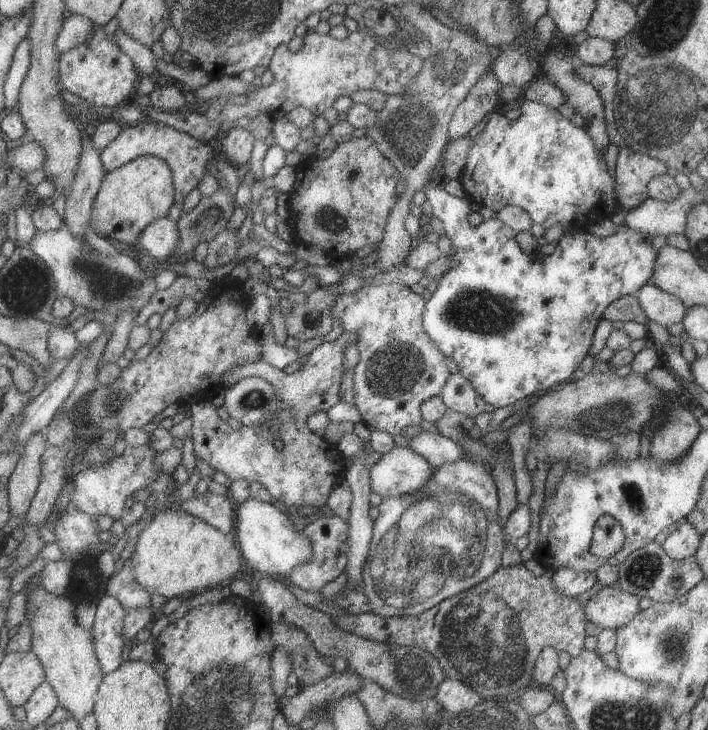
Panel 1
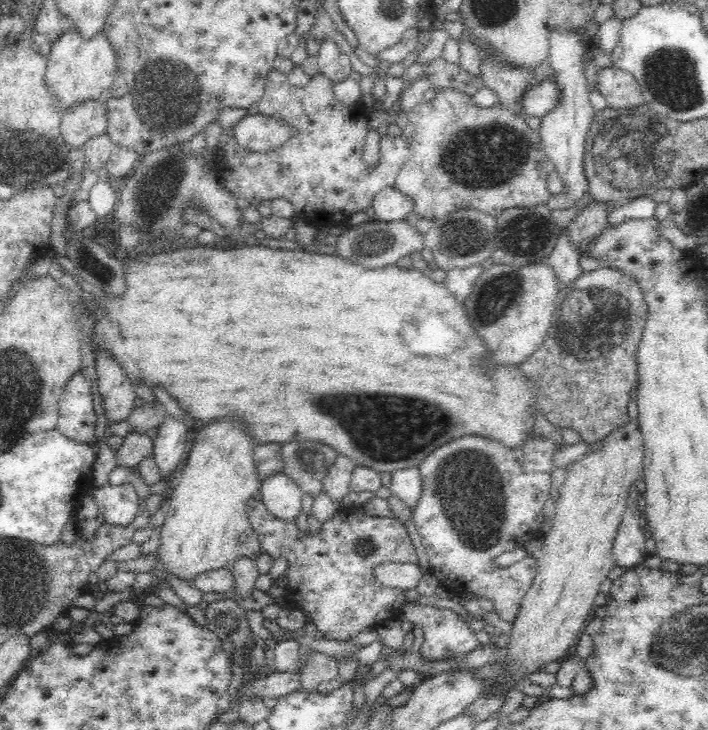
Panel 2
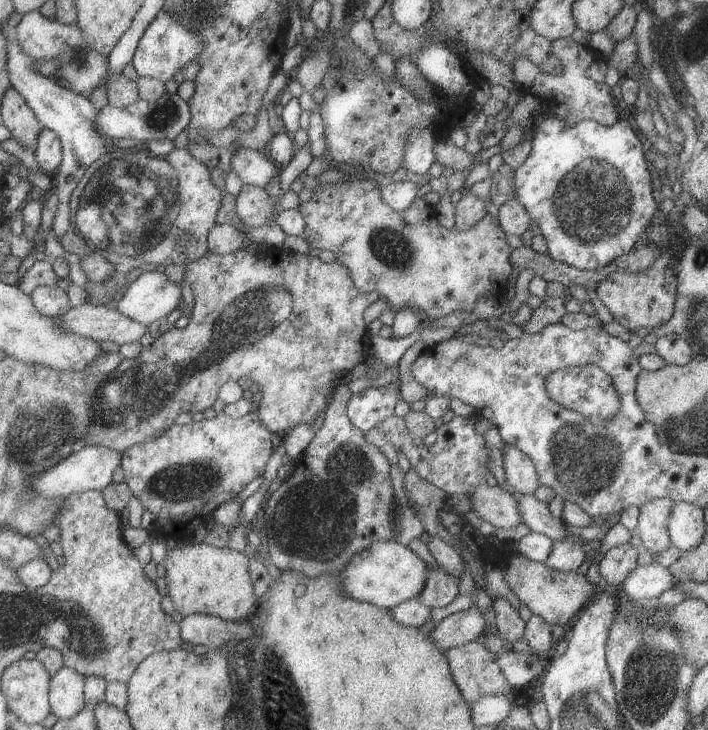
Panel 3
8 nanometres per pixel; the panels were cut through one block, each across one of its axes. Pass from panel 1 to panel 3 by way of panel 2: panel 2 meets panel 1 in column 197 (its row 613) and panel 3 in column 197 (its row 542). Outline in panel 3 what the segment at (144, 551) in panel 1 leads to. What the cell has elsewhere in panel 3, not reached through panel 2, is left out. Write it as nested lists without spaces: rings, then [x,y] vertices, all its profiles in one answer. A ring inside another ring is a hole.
[[[181,541],[175,547],[166,548],[161,564],[165,569],[163,579],[174,610],[183,617],[201,613],[226,621],[239,621],[252,617],[258,600],[253,595],[247,558],[229,547],[213,547],[207,543]]]

